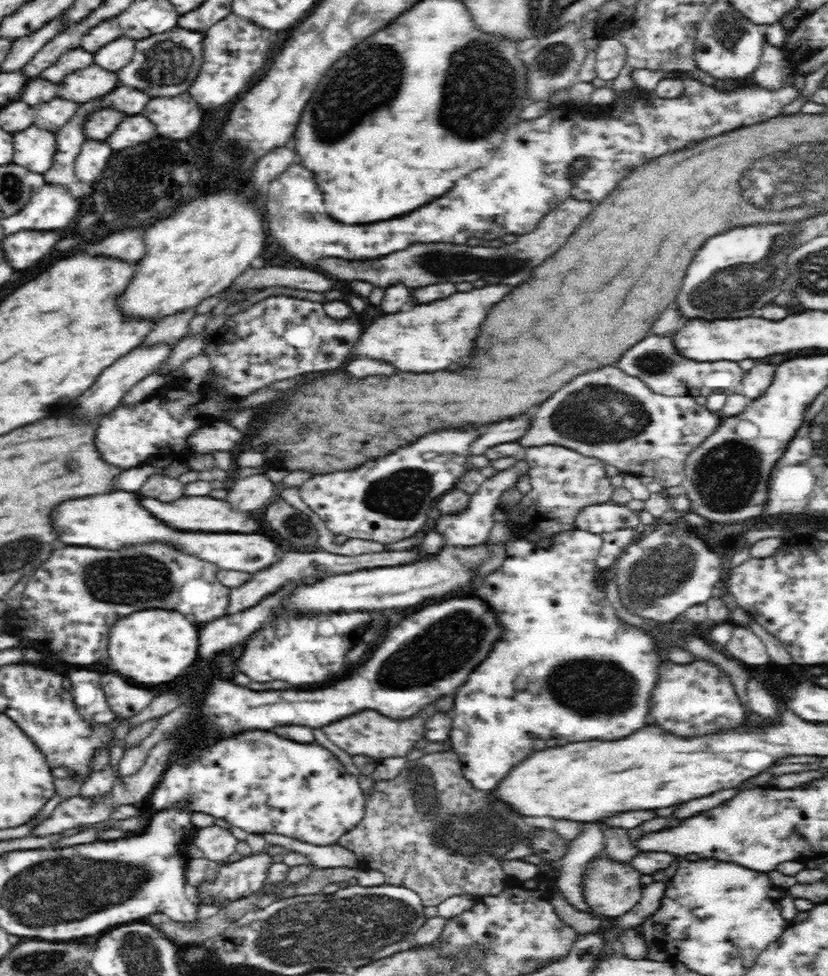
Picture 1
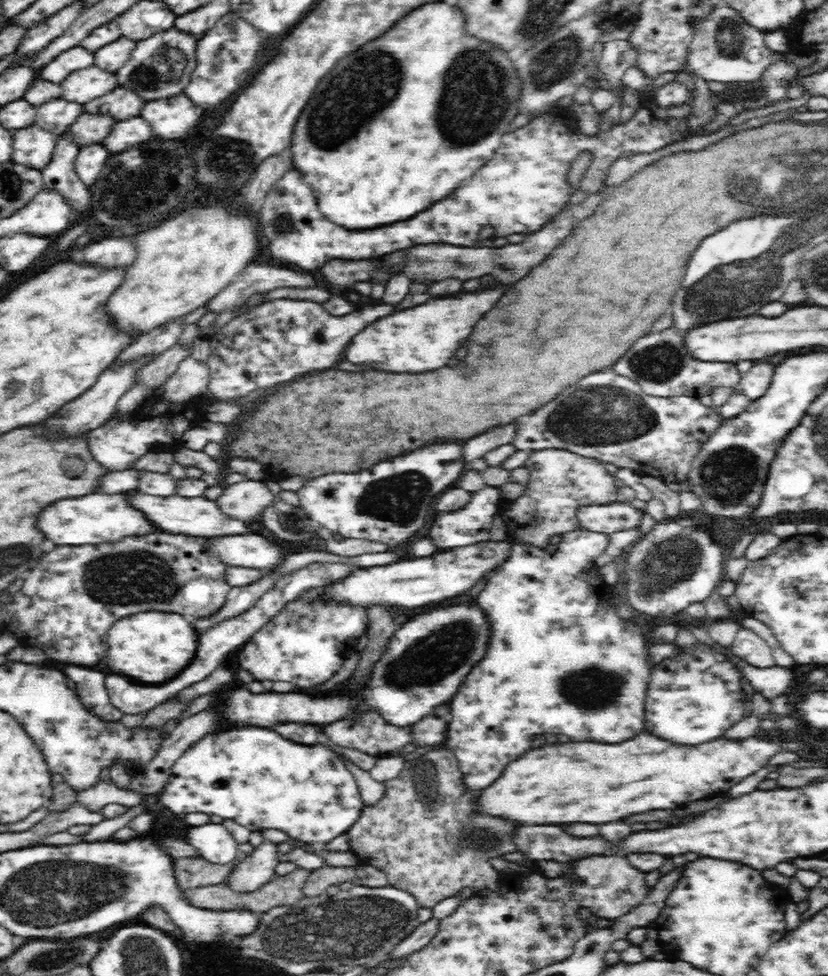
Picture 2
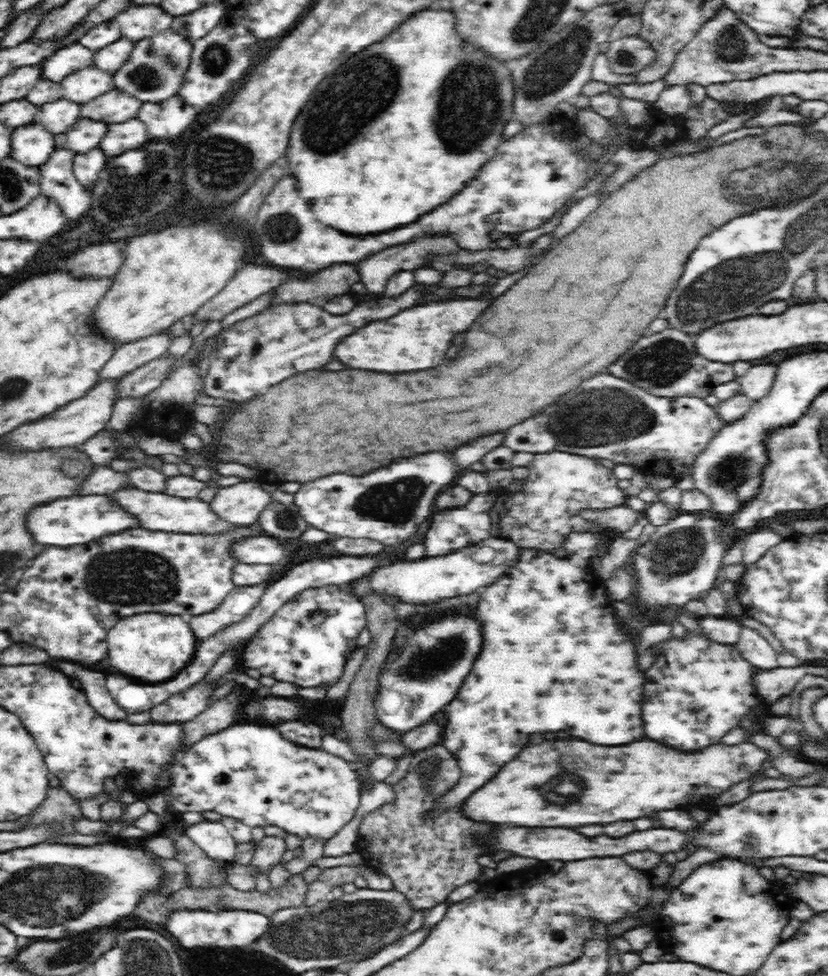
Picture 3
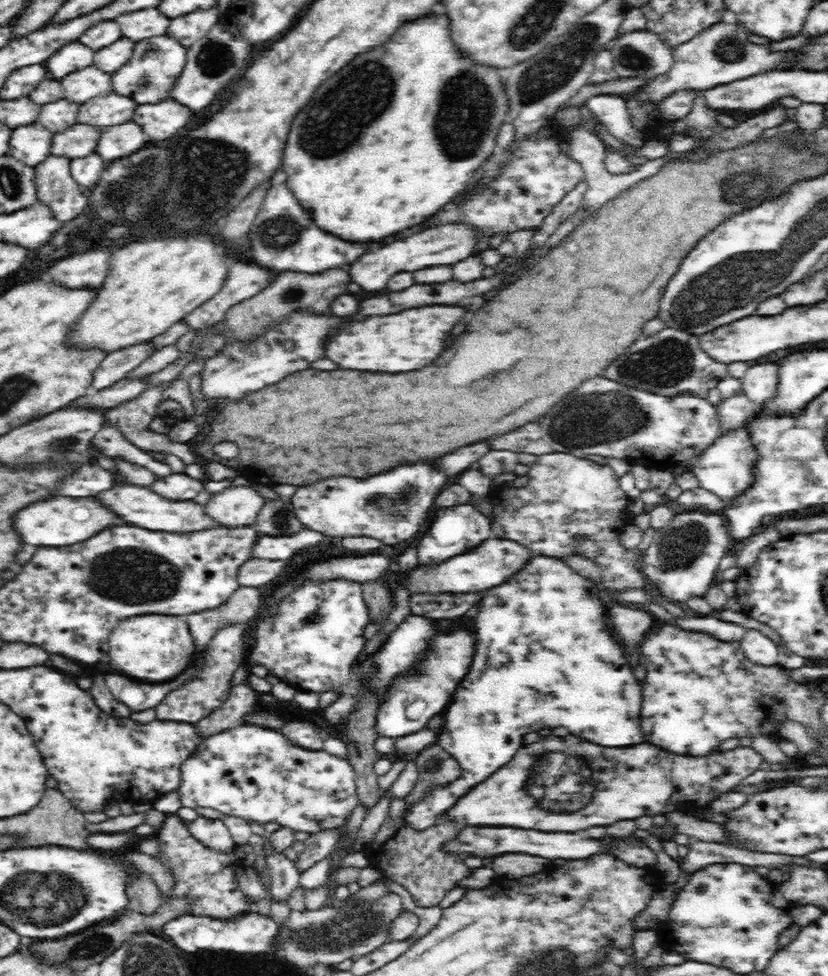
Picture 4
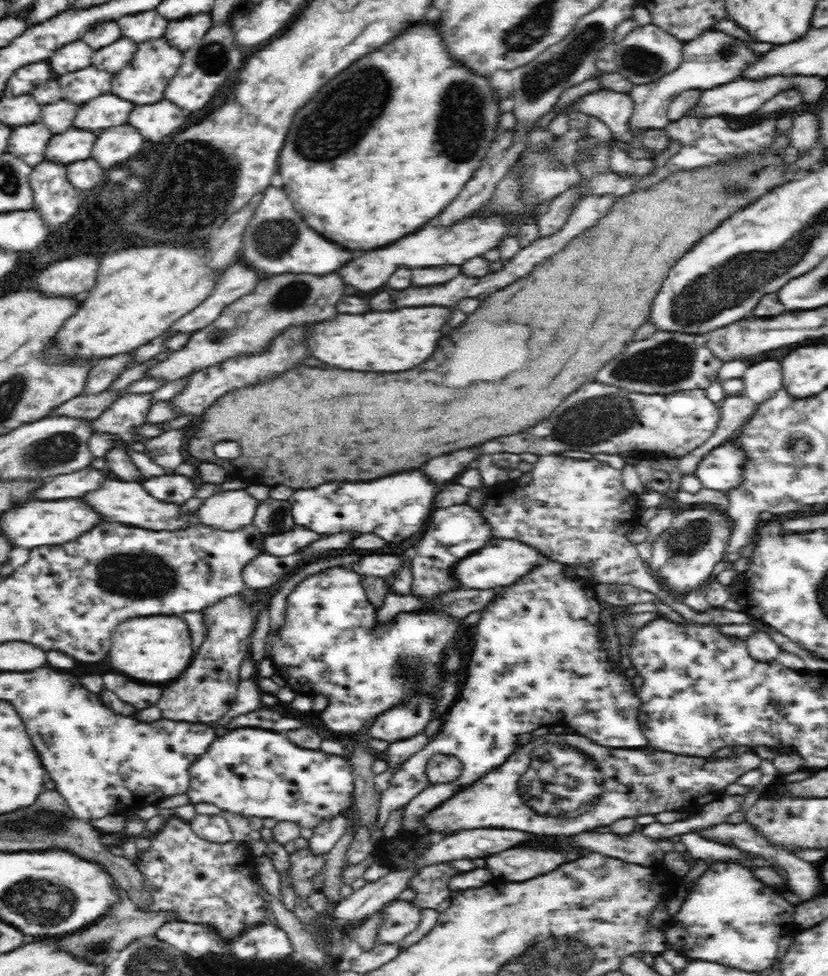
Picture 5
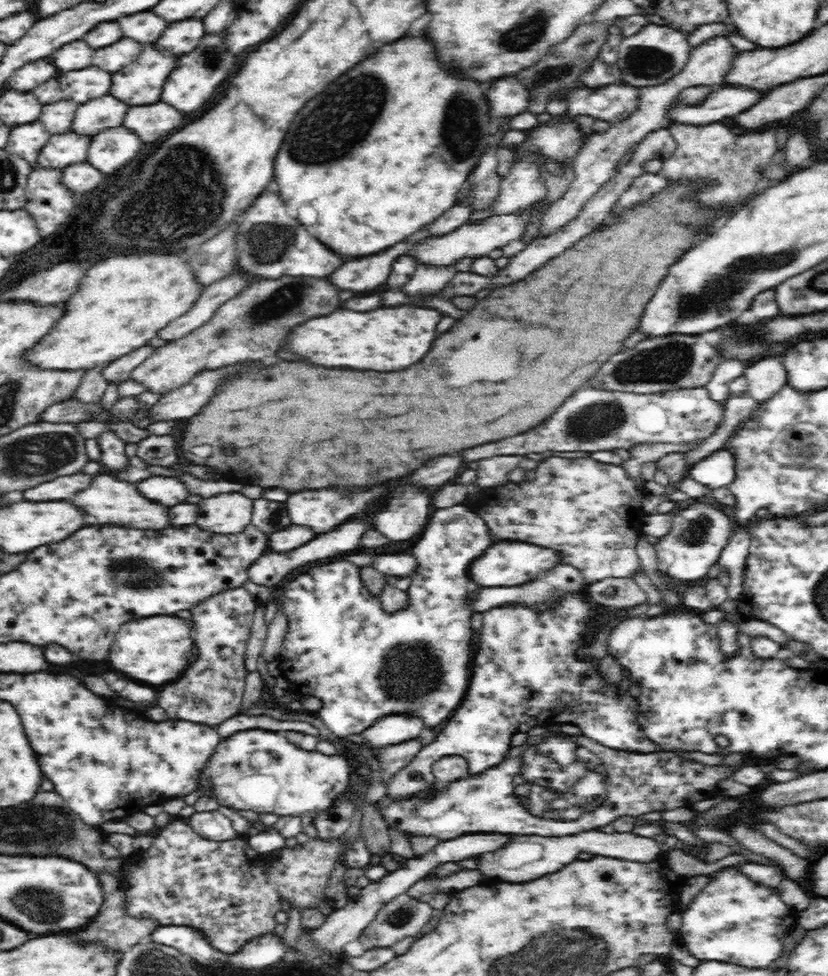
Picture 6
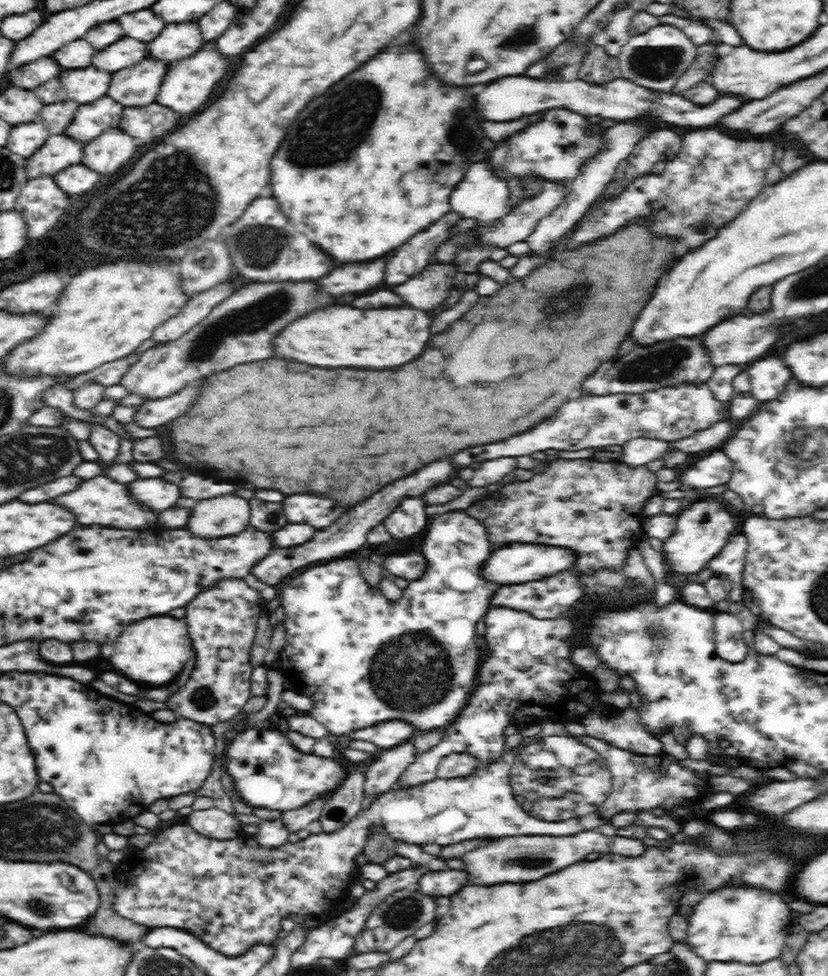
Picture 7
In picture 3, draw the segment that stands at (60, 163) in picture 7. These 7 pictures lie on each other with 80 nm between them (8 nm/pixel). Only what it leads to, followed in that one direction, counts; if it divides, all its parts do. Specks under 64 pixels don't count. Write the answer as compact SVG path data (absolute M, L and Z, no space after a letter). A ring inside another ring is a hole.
M80 118L74 126L70 126L70 130L66 134L54 136L56 149L68 150L74 156L87 154L88 150L98 148L104 132L106 132L106 124Z

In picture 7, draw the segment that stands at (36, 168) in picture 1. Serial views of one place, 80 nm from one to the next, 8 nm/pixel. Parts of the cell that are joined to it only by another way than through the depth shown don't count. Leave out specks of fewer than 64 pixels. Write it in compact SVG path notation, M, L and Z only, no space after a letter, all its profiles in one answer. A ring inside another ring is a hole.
M18 124L8 138L7 146L15 154L28 158L46 142L50 130L44 124Z

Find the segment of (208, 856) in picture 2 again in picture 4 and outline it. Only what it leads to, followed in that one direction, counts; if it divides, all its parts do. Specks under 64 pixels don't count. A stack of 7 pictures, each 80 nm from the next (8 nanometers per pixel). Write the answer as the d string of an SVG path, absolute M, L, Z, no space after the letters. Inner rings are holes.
M198 815L195 820L188 822L192 836L204 845L214 849L232 849L235 846L232 835L222 819L210 819Z

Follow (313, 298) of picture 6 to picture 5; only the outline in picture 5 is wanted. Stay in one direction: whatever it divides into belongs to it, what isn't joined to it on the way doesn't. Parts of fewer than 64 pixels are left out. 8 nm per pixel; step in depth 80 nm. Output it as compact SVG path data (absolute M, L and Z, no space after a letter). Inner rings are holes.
M336 274L262 277L248 294L230 301L208 326L194 331L182 348L168 349L160 359L152 360L152 364L148 364L141 373L141 378L172 384L228 360L264 354L272 340L284 334L286 328L304 326L316 320L330 320L336 316L336 304L342 290L344 286Z

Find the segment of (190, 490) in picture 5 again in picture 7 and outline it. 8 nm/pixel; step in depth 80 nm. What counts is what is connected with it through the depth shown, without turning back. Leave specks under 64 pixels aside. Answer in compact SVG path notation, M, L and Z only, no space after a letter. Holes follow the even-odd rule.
M138 478L126 486L132 500L136 500L140 506L150 508L156 514L168 510L180 498L178 488L160 478Z

